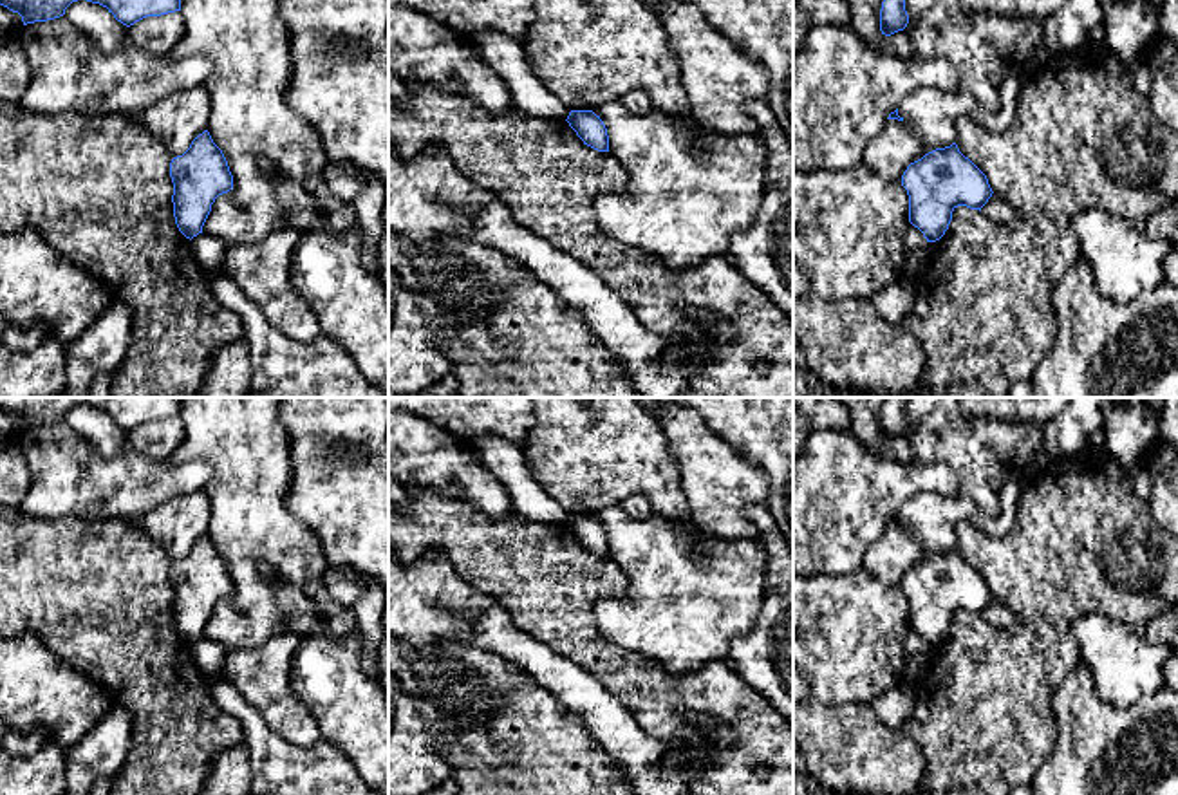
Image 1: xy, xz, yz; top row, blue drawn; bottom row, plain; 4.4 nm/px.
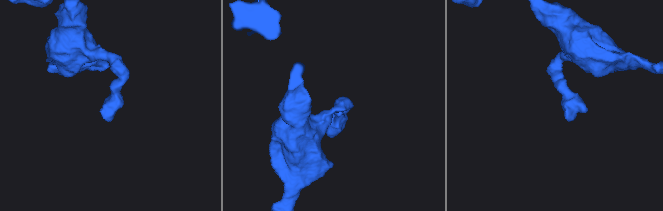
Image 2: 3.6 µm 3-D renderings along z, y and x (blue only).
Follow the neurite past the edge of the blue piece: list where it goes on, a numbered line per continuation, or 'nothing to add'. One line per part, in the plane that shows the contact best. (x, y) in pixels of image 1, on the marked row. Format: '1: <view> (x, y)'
nothing to add

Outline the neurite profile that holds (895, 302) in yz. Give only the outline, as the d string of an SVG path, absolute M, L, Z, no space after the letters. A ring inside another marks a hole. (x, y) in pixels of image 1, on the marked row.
M911 273L878 291L869 302L885 322L903 325L914 305Z

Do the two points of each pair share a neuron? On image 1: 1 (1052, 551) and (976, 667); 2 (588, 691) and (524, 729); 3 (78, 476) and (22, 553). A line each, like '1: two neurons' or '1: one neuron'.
1: one neuron
2: two neurons
3: two neurons

